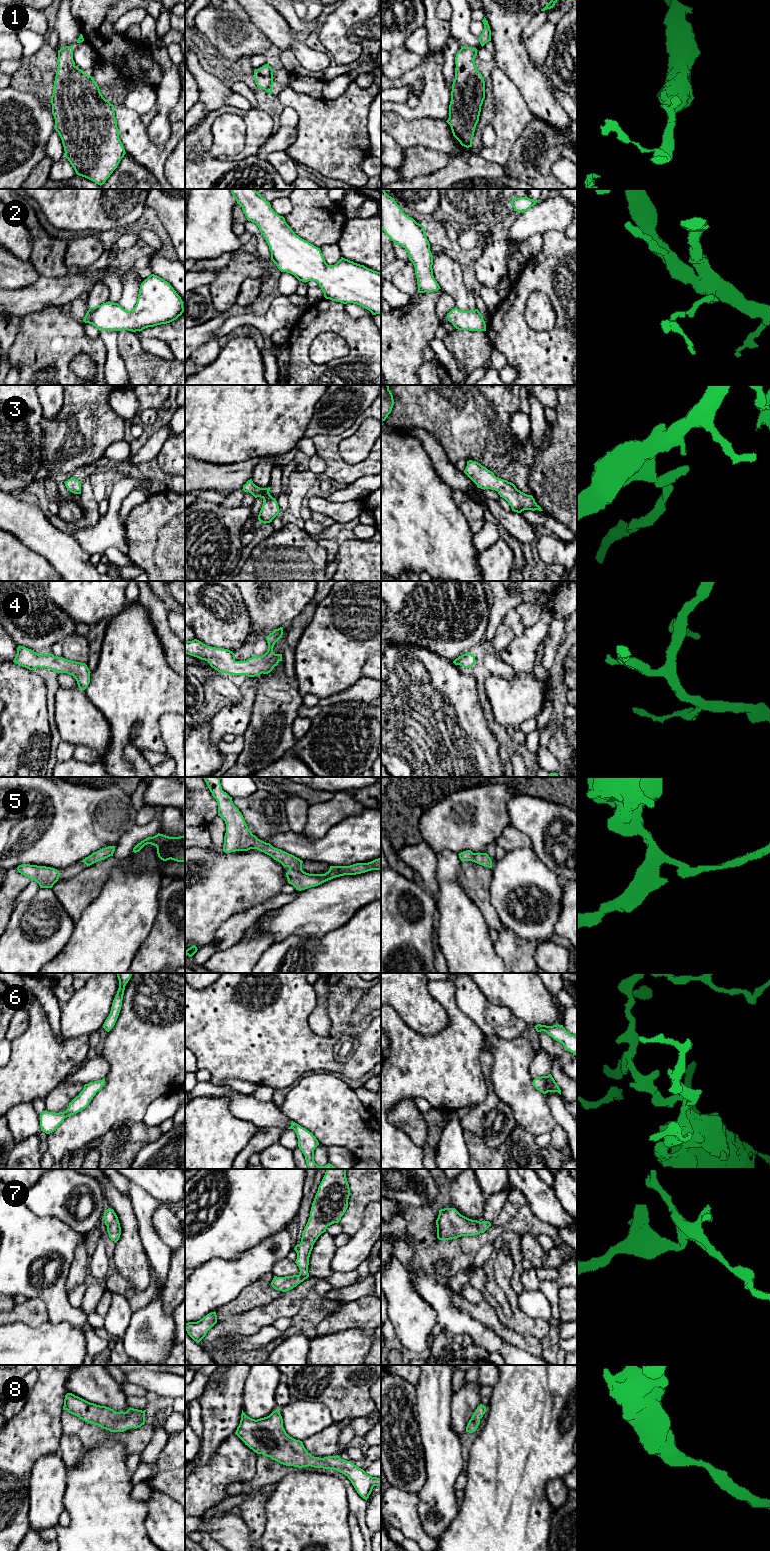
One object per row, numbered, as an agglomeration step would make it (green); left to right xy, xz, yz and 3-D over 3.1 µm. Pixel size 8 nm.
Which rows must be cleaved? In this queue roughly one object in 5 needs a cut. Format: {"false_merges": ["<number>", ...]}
{"false_merges": []}

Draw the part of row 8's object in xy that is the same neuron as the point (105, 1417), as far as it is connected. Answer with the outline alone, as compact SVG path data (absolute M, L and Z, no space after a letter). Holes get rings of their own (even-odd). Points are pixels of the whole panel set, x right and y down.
M72 1393L65 1395L63 1410L110 1432L124 1432L128 1428L135 1429L145 1424L146 1410L130 1407L126 1412L116 1412L109 1407L90 1403Z

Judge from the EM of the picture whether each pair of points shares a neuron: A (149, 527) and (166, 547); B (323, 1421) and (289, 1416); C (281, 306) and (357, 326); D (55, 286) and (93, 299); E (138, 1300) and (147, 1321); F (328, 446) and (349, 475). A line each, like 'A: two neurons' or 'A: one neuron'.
A: one neuron
B: one neuron
C: two neurons
D: two neurons
E: two neurons
F: one neuron

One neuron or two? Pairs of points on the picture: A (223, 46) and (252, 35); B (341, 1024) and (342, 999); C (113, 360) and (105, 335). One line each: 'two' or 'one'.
A: one
B: one
C: one

